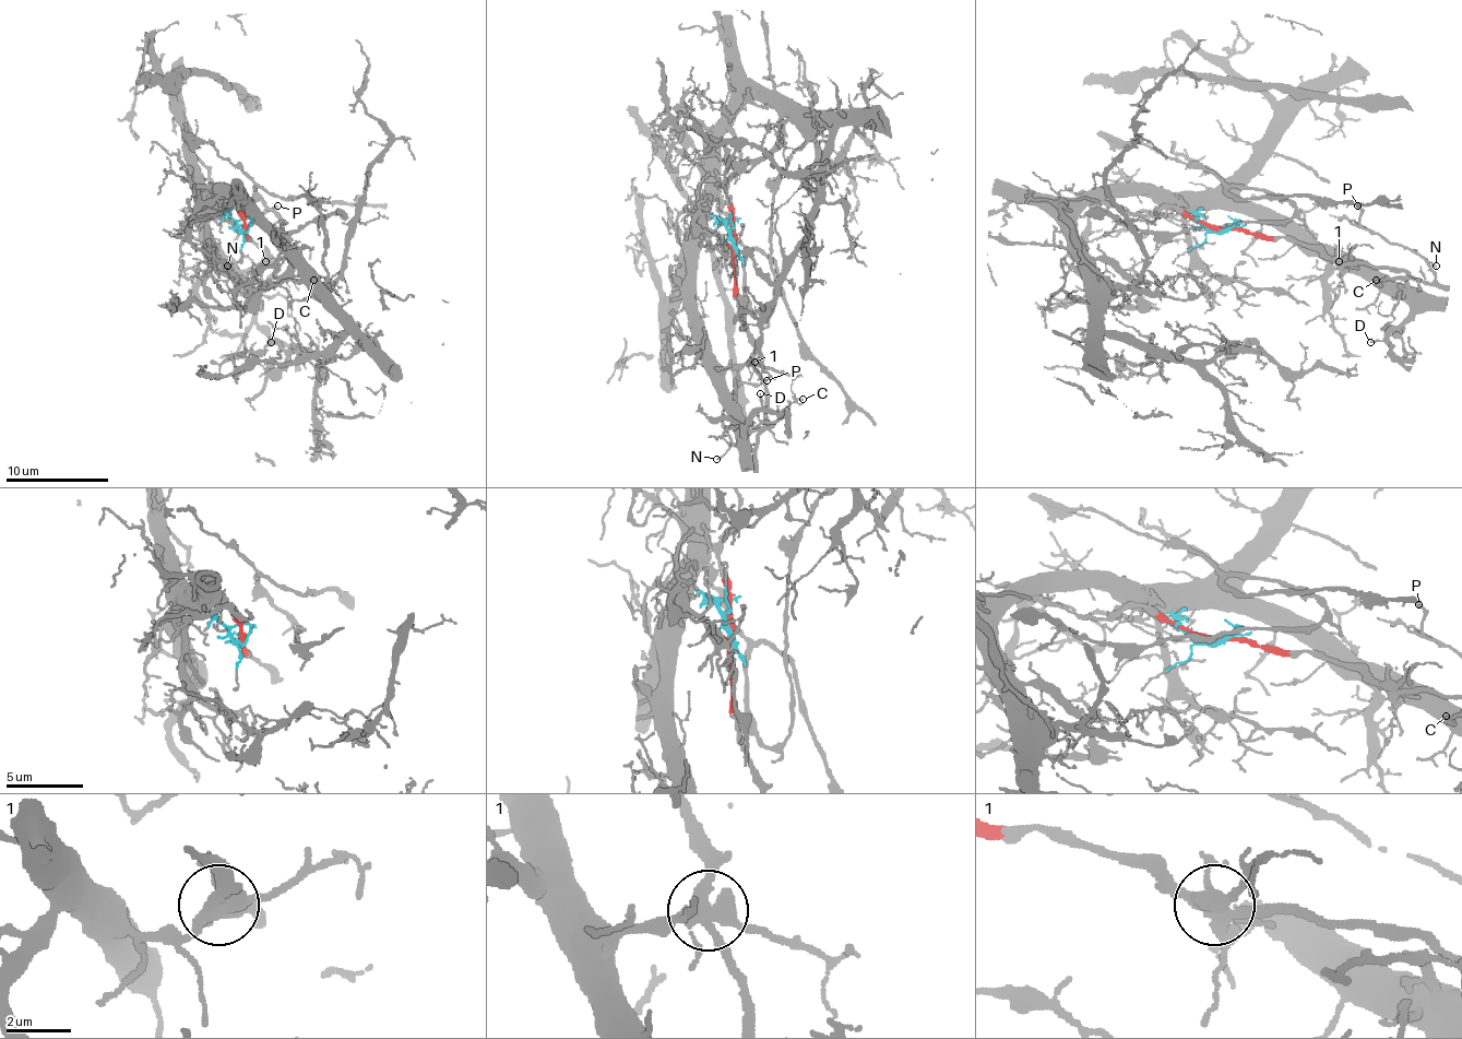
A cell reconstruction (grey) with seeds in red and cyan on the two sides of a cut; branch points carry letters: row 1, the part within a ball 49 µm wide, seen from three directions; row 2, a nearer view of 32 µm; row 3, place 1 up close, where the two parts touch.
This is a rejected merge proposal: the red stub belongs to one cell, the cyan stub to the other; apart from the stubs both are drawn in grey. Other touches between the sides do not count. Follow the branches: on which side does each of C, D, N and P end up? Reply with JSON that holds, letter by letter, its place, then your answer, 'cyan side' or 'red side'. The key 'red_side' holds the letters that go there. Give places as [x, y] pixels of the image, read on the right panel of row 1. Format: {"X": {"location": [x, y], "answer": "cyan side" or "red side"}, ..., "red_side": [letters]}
{"C": {"location": [1376, 280], "answer": "cyan side"}, "D": {"location": [1370, 342], "answer": "cyan side"}, "N": {"location": [1436, 266], "answer": "red side"}, "P": {"location": [1357, 205], "answer": "red side"}, "red_side": ["N", "P"]}

